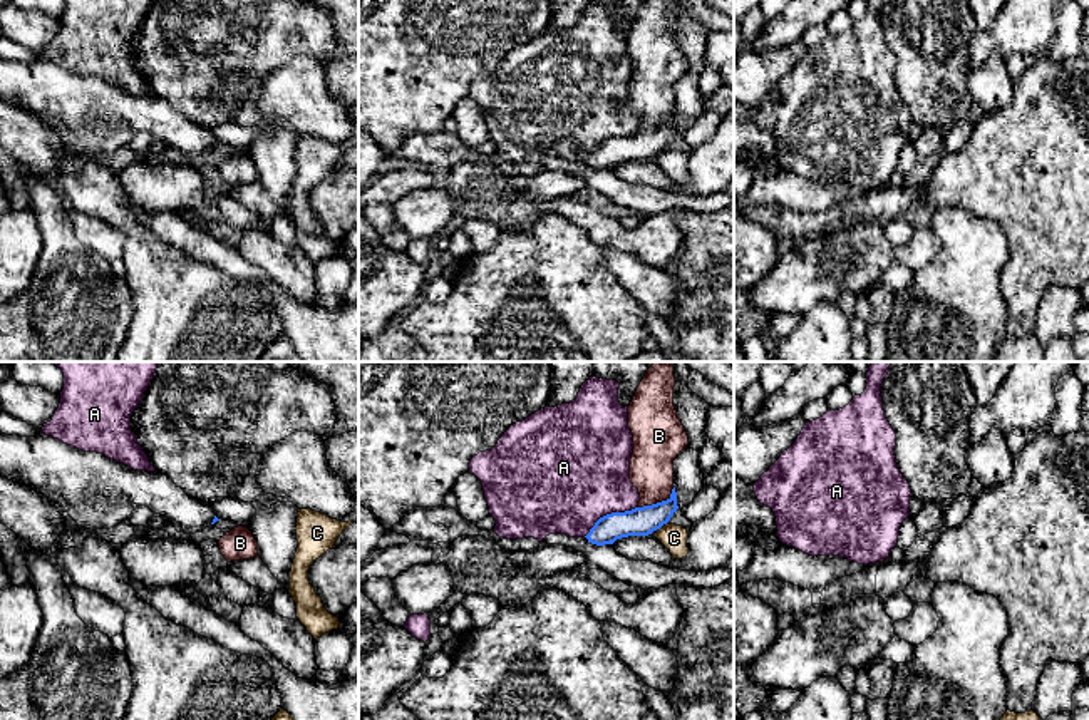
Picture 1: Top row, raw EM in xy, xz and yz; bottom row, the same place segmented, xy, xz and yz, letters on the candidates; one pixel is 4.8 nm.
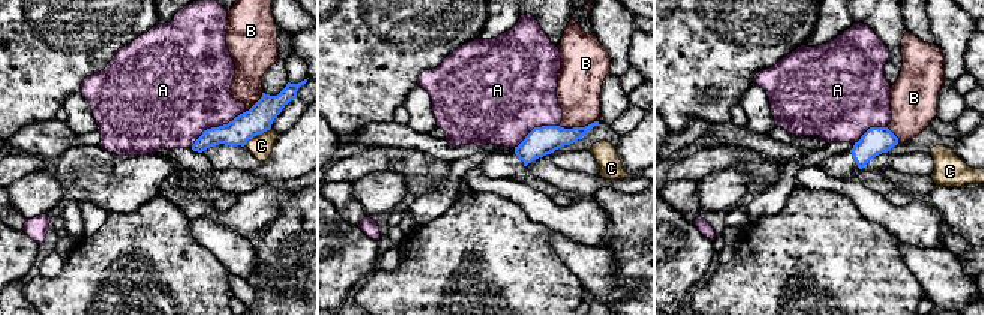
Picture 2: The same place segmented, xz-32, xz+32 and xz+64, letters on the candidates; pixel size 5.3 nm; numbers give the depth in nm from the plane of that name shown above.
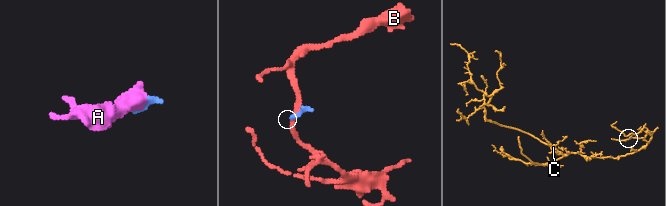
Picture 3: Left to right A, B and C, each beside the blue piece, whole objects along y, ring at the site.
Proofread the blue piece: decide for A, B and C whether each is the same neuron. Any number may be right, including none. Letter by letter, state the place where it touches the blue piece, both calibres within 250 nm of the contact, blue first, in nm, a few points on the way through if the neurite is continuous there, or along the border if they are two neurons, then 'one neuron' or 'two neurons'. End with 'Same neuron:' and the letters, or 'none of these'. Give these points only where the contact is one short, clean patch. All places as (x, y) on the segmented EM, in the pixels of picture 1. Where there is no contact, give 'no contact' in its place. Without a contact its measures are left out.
A: meets blue in xz at (609, 514); 140 nm thick on the blue side, 480 nm on the other; border along xz (635, 506), (603, 514), (583, 536); two neurons
B: meets blue in xz at (657, 503); 140 nm thick on the blue side, 200 nm on the other; border along xz (674, 488), (665, 499), (637, 508); two neurons
C: meets blue in xz at (659, 528); 140 nm thick on the blue side, 120 nm on the other; border along xz (662, 524), (655, 529); two neurons
Same neuron: none of these

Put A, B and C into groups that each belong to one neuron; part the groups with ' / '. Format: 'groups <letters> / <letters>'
groups A / B / C

